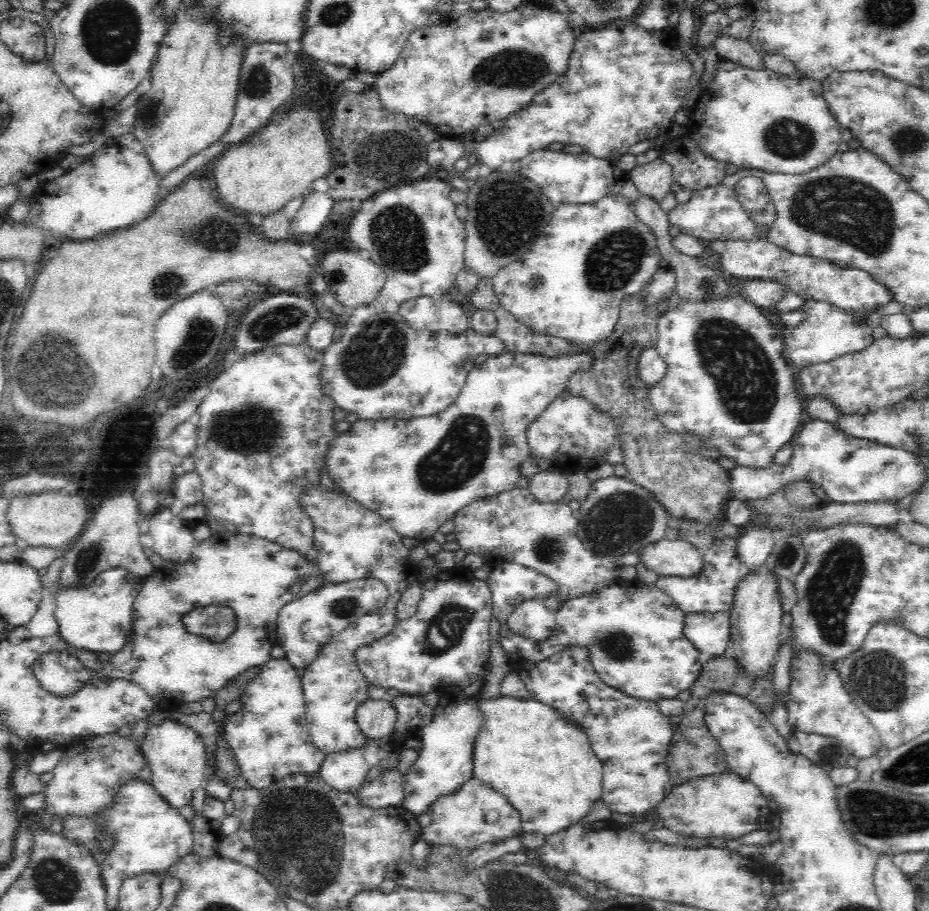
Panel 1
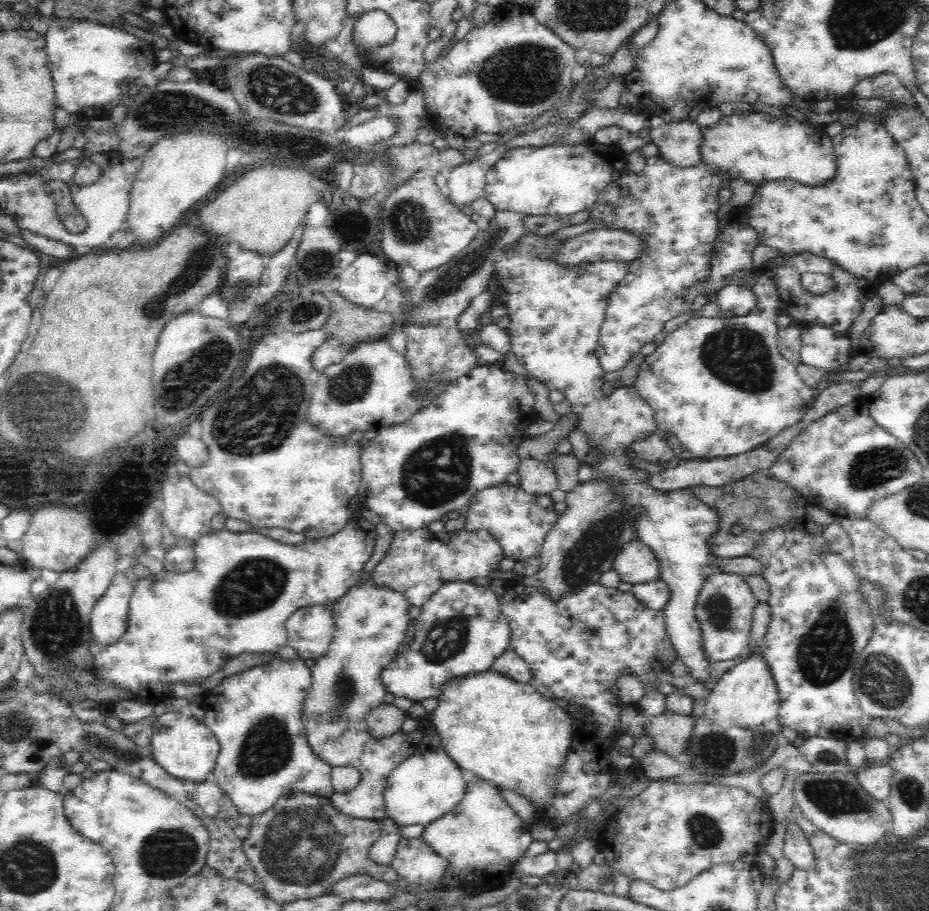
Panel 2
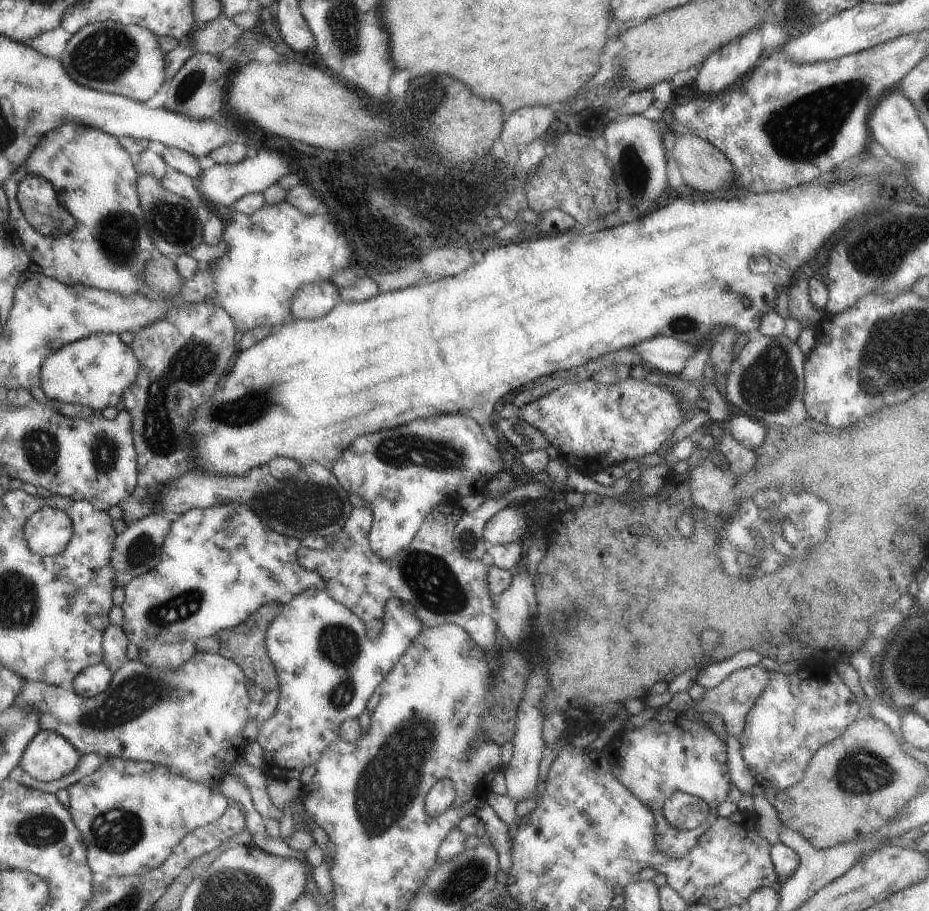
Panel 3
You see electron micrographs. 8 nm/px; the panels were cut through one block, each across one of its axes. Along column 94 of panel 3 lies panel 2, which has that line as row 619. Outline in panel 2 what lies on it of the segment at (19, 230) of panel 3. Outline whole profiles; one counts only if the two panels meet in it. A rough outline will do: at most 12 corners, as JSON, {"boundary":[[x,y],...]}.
{"boundary":[[375,525],[210,531],[137,581],[93,669],[157,705],[360,581]]}

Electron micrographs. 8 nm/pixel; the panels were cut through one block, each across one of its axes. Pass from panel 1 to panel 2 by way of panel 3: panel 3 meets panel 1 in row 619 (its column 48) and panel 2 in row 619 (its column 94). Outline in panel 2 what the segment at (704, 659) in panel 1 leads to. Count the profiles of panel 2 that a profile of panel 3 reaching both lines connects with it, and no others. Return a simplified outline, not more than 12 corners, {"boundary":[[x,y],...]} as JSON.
{"boundary":[[740,575],[704,580],[694,614],[708,662],[747,654],[758,603]]}

